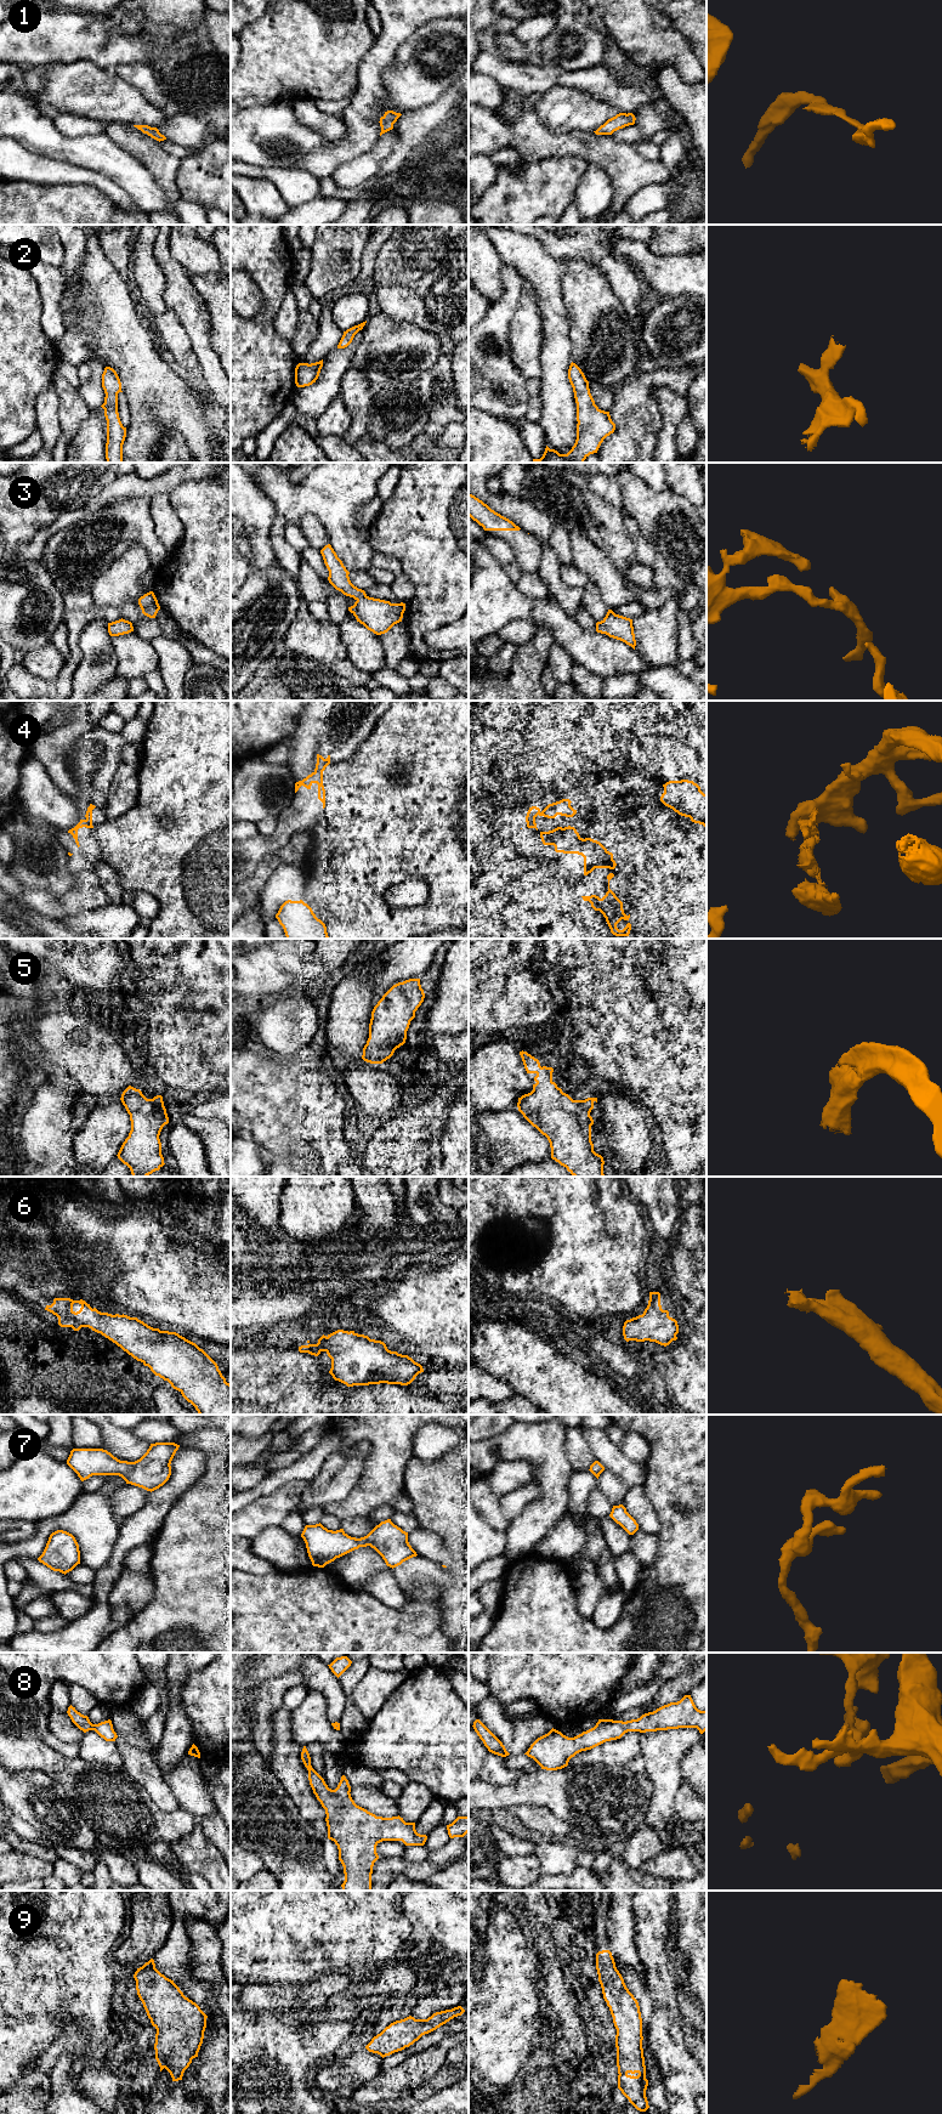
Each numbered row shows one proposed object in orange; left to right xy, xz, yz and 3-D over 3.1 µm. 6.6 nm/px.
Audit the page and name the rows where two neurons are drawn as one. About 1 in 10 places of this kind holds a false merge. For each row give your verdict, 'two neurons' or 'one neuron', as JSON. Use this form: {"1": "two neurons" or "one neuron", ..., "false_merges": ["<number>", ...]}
{"1": "one neuron", "2": "one neuron", "3": "one neuron", "4": "two neurons", "5": "one neuron", "6": "one neuron", "7": "one neuron", "8": "one neuron", "9": "one neuron", "false_merges": ["4"]}

